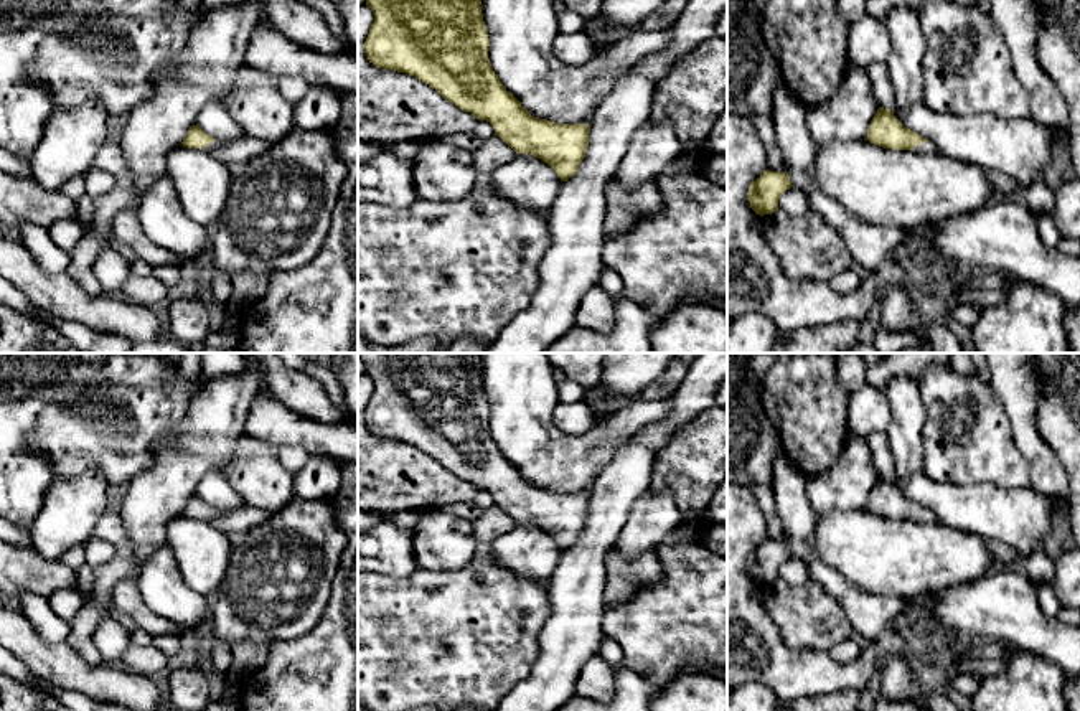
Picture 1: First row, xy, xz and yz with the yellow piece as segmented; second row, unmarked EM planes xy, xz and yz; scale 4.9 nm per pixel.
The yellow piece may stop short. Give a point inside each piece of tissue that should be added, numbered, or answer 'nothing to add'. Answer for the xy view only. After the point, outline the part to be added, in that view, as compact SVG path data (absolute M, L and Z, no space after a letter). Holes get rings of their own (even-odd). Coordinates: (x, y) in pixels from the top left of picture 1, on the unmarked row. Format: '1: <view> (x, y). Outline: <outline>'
1: xy (236, 522). Outline: M244 505L237 510L206 513L203 520L228 536L242 534L269 520L274 513Z

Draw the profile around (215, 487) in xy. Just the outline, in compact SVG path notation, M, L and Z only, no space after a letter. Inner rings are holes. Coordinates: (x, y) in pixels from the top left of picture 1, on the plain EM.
M226 470L208 472L198 483L195 495L219 511L237 510L246 505L242 495L229 480Z

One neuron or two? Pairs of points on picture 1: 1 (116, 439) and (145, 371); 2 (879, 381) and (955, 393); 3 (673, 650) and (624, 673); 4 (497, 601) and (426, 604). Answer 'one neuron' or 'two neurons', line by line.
1: one neuron
2: two neurons
3: two neurons
4: one neuron

